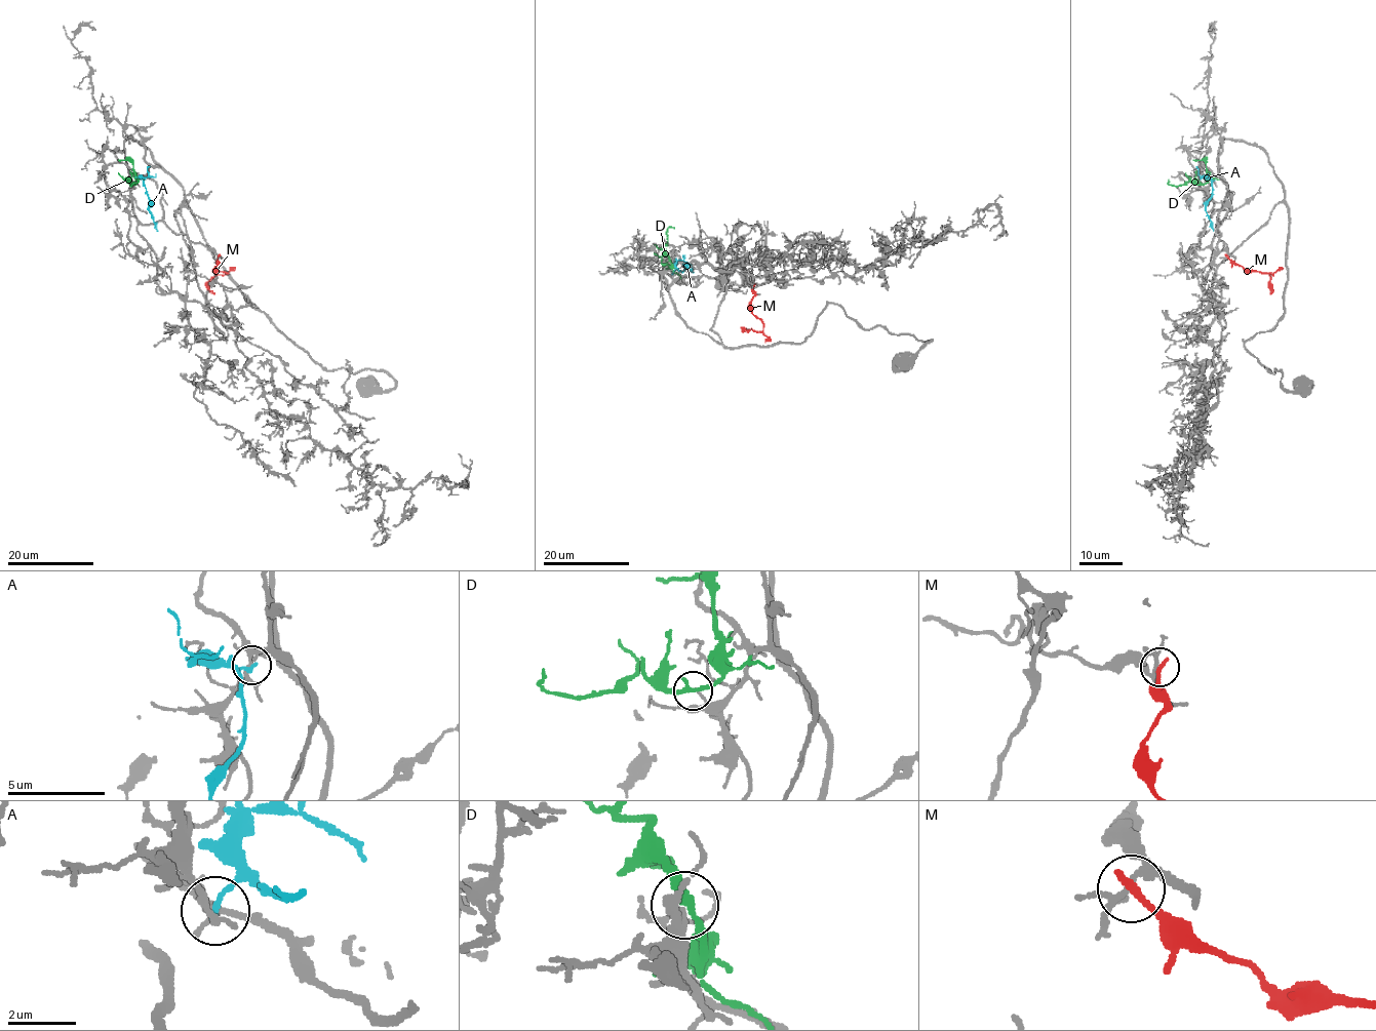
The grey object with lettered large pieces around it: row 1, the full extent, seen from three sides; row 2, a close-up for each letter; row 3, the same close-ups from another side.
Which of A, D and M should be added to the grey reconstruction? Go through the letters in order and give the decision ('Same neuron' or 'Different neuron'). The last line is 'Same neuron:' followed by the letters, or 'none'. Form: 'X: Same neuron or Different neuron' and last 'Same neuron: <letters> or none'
A: Different neuron
D: Different neuron
M: Different neuron
Same neuron: none

